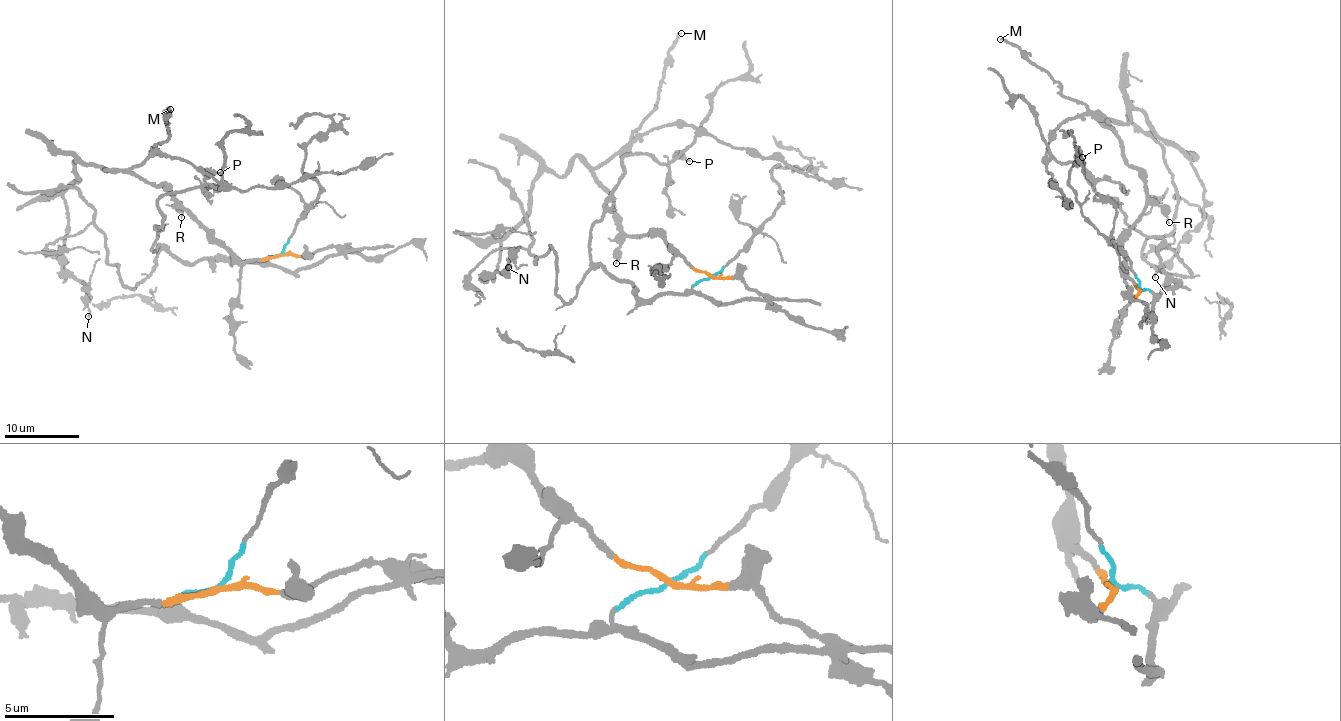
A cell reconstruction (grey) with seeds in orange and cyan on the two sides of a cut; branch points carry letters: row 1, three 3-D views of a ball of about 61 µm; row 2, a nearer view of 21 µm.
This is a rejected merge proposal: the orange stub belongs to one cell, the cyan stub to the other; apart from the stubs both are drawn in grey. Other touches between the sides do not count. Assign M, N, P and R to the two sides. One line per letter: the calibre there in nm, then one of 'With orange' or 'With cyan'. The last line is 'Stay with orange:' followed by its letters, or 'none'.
M: Thickness 240 nm. With orange
N: Thickness 130 nm. With orange
P: Thickness 200 nm. With cyan
R: Thickness 130 nm. With orange
Stay with orange: M, N, R

